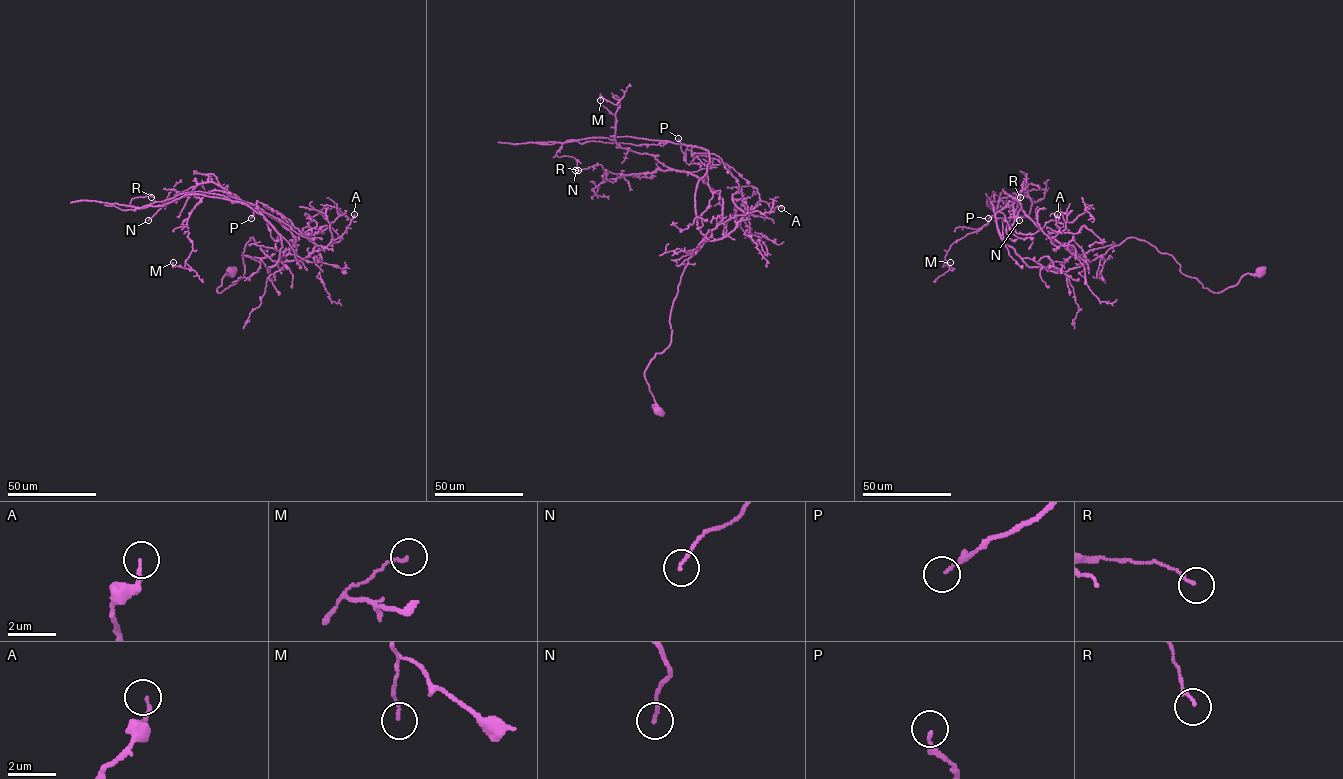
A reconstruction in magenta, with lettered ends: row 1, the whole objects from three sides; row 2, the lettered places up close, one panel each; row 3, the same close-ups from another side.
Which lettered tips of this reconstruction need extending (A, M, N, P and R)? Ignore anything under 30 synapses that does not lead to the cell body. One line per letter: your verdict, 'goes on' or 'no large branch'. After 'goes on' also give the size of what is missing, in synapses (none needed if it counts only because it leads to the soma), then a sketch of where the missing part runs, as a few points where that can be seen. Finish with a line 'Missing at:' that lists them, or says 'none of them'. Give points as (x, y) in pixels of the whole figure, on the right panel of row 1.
A: no large branch
M: no large branch
N: no large branch
P: no large branch
R: no large branch
Missing at: none of them

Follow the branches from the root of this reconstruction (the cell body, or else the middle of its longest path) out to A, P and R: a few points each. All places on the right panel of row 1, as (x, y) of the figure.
A: (1260, 272), (1214, 293), (1184, 275), (1172, 255), (1134, 237), (1083, 260), (1051, 243), (1057, 214)
P: (1260, 272), (1214, 293), (1134, 237), (1090, 262), (1041, 230), (1017, 233), (1012, 202), (988, 218)
R: (1260, 272), (1214, 293), (1134, 237), (1066, 271), (1029, 267), (1002, 240), (985, 194), (991, 208), (1020, 197)

